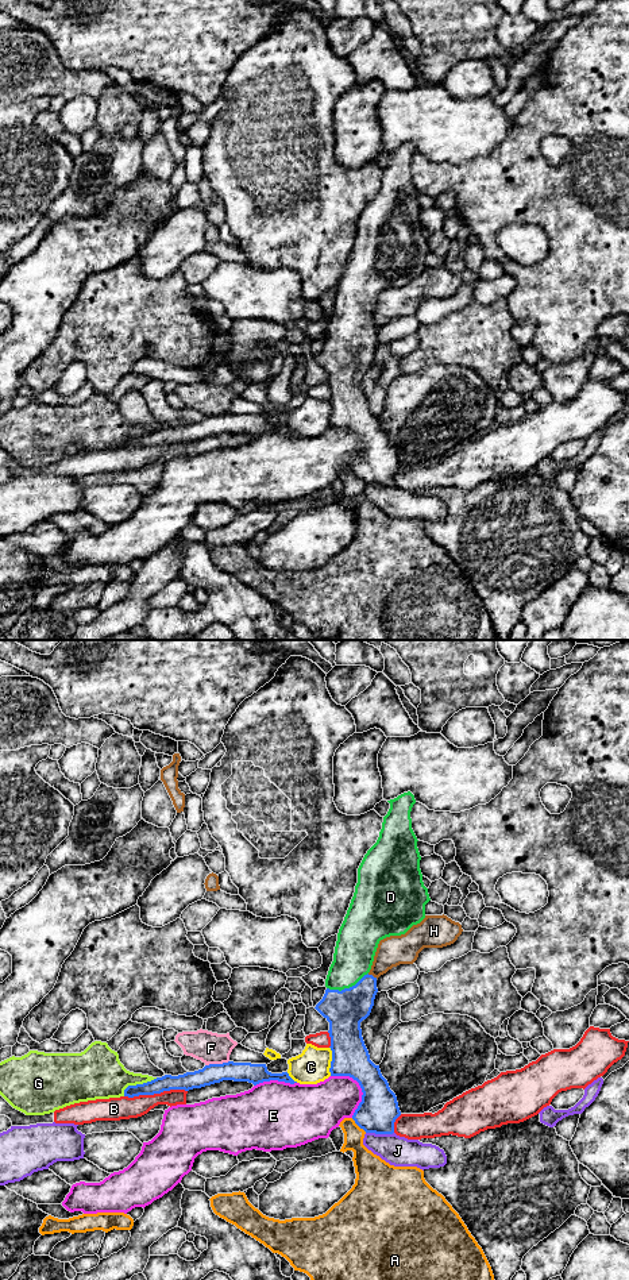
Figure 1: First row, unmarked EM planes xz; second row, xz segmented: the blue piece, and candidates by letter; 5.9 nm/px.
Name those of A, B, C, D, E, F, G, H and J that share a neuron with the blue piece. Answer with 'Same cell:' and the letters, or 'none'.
Same cell: D

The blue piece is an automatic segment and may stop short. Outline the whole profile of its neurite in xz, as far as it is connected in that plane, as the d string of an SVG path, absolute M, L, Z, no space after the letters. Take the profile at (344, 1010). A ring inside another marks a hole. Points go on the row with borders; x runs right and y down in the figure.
M408 791L387 802L390 809L383 817L379 837L358 868L355 892L339 929L333 961L325 979L327 990L314 1007L329 1022L331 1076L350 1076L359 1083L363 1095L352 1119L366 1133L375 1134L393 1134L401 1111L379 1065L370 1060L362 1037L360 1022L370 1015L378 992L377 978L368 972L379 941L405 934L420 924L425 918L425 905L431 901L420 870L418 840L412 829L414 795Z

